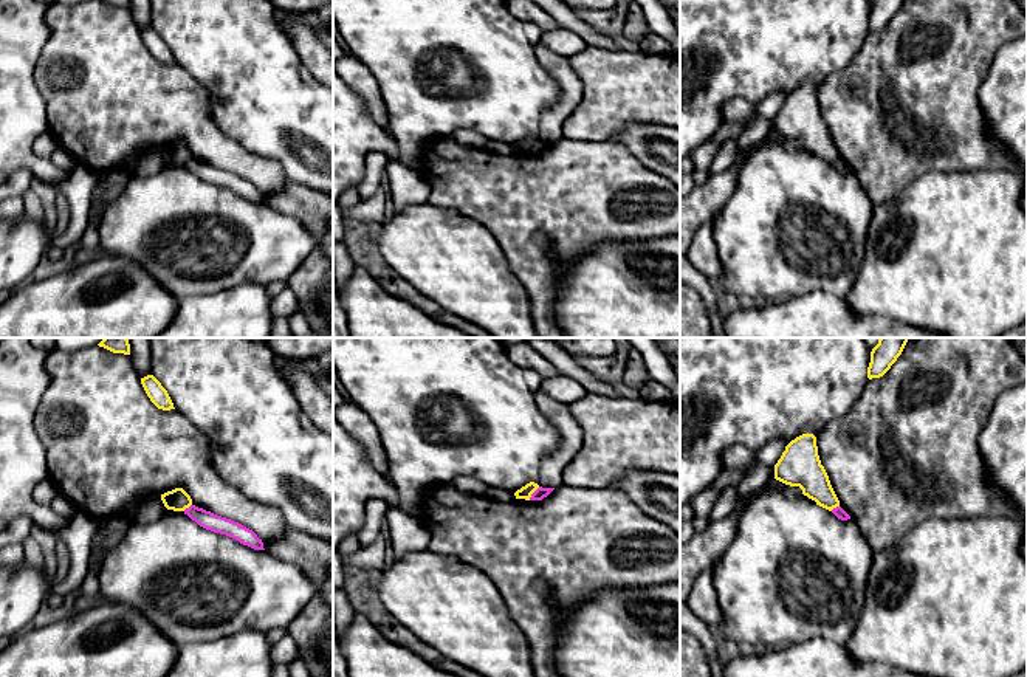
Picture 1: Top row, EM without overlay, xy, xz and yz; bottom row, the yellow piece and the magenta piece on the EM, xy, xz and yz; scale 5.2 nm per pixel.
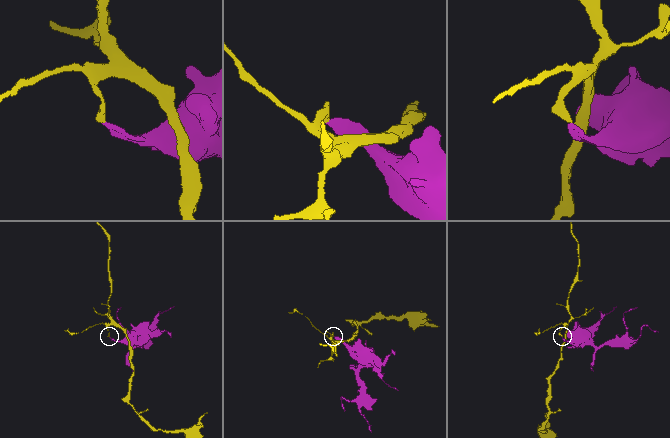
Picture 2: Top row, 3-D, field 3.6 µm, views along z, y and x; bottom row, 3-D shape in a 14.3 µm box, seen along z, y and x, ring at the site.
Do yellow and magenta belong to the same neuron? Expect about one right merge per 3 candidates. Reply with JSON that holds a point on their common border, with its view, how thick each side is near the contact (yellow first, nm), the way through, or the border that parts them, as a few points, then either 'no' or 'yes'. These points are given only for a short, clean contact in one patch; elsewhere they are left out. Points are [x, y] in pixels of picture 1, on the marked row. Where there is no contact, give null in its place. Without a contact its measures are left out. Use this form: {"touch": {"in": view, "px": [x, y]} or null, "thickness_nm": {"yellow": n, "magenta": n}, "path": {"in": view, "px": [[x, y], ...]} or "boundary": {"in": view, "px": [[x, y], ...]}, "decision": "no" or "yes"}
{"touch": {"in": "xz", "px": [533, 491]}, "thickness_nm": {"yellow": 70, "magenta": 60}, "boundary": {"in": "xz", "px": [[539, 487], [528, 499]]}, "decision": "no"}

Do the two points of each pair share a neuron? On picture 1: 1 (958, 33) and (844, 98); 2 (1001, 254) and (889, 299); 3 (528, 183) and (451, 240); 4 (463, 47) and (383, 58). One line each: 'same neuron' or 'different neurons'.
1: same neuron
2: same neuron
3: different neurons
4: same neuron

